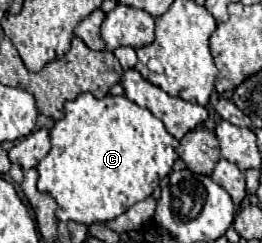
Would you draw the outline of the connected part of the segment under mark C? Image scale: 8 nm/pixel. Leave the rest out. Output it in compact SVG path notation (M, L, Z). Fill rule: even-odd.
M83 93L65 103L65 117L51 129L51 151L37 165L37 189L55 197L59 205L59 221L75 221L83 225L91 225L93 221L107 223L129 211L135 203L143 201L155 191L155 187L159 187L159 181L171 173L171 167L177 161L177 145L179 141L169 135L165 125L149 109L135 105L127 97L107 95L97 99L91 93Z

